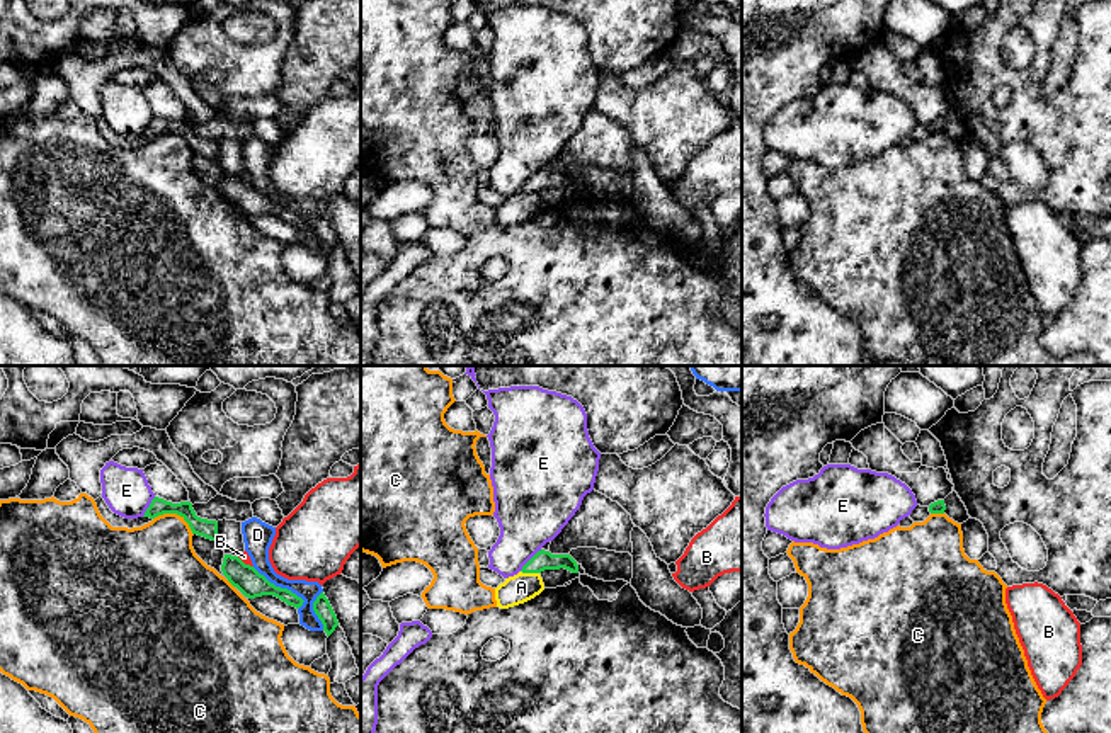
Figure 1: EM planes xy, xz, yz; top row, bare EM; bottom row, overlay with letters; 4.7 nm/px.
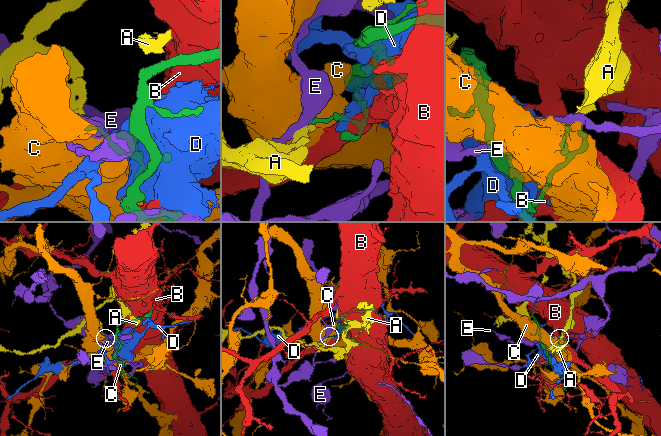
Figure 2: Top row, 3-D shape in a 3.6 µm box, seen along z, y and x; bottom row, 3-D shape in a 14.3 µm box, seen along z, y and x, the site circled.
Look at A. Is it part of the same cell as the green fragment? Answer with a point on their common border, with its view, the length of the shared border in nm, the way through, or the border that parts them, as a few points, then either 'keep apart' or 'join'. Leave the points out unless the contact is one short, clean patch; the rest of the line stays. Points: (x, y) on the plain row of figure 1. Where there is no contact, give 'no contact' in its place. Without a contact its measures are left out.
meets green in xz at (529, 191); contact 90 nm long; border along xz (521, 189), (538, 193); keep apart

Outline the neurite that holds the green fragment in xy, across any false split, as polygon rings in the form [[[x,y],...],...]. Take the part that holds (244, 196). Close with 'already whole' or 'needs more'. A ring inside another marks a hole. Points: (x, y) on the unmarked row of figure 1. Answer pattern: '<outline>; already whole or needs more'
[[[225,173],[221,190],[228,201],[248,218],[274,214],[296,228],[299,228],[305,221],[291,209],[271,202],[264,194],[260,194],[254,185],[245,184],[238,175]]]; already whole

